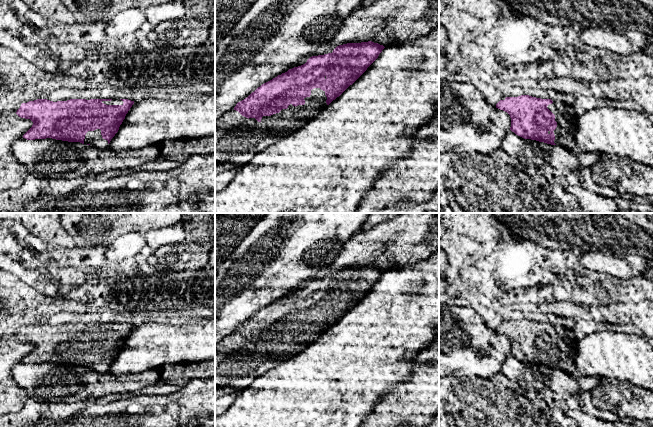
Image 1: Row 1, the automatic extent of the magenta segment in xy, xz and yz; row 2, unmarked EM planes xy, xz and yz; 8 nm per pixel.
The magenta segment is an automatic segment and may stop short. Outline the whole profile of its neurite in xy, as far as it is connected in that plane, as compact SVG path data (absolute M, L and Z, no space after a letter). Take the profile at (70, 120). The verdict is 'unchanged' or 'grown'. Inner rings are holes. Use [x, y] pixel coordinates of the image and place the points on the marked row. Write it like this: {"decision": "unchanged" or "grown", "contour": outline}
{"decision": "grown", "contour": "M37 99L22 103L16 114L33 122L32 127L23 135L27 140L52 138L104 149L118 132L133 104L134 101L128 99L70 99L57 102Z"}

